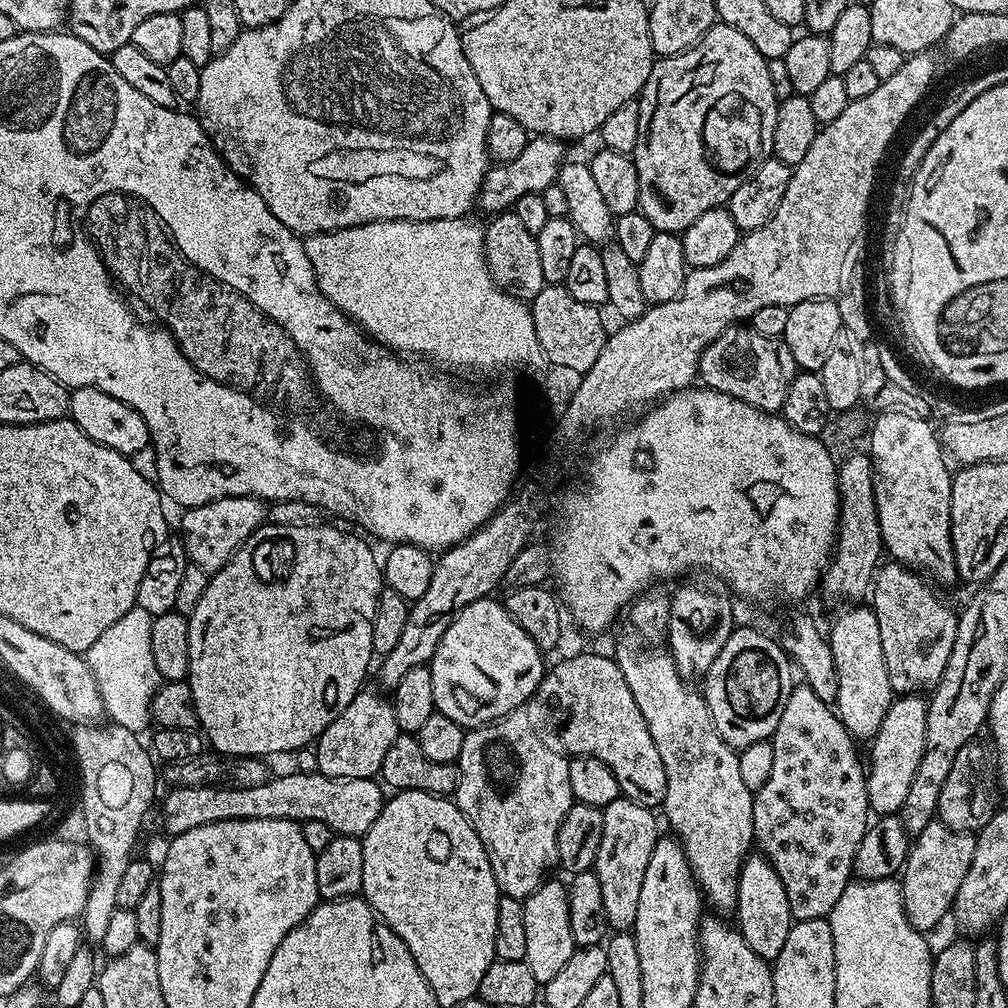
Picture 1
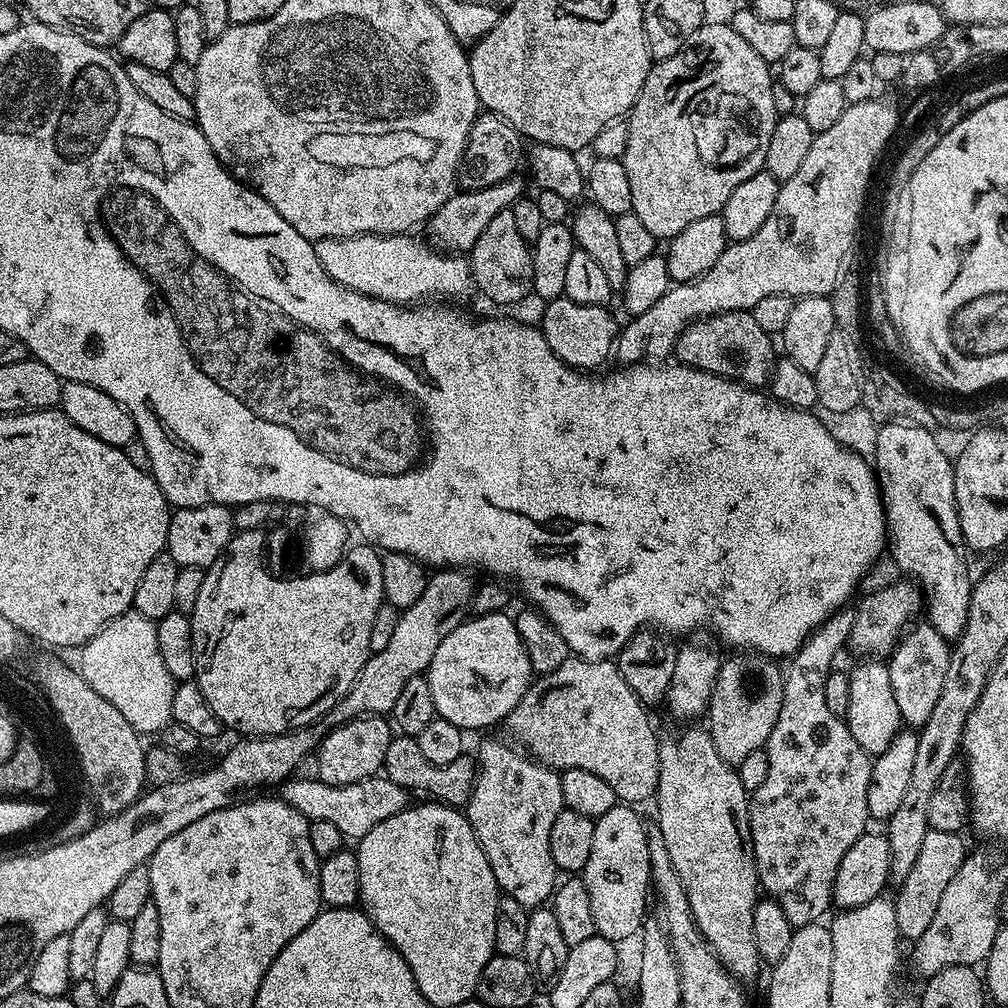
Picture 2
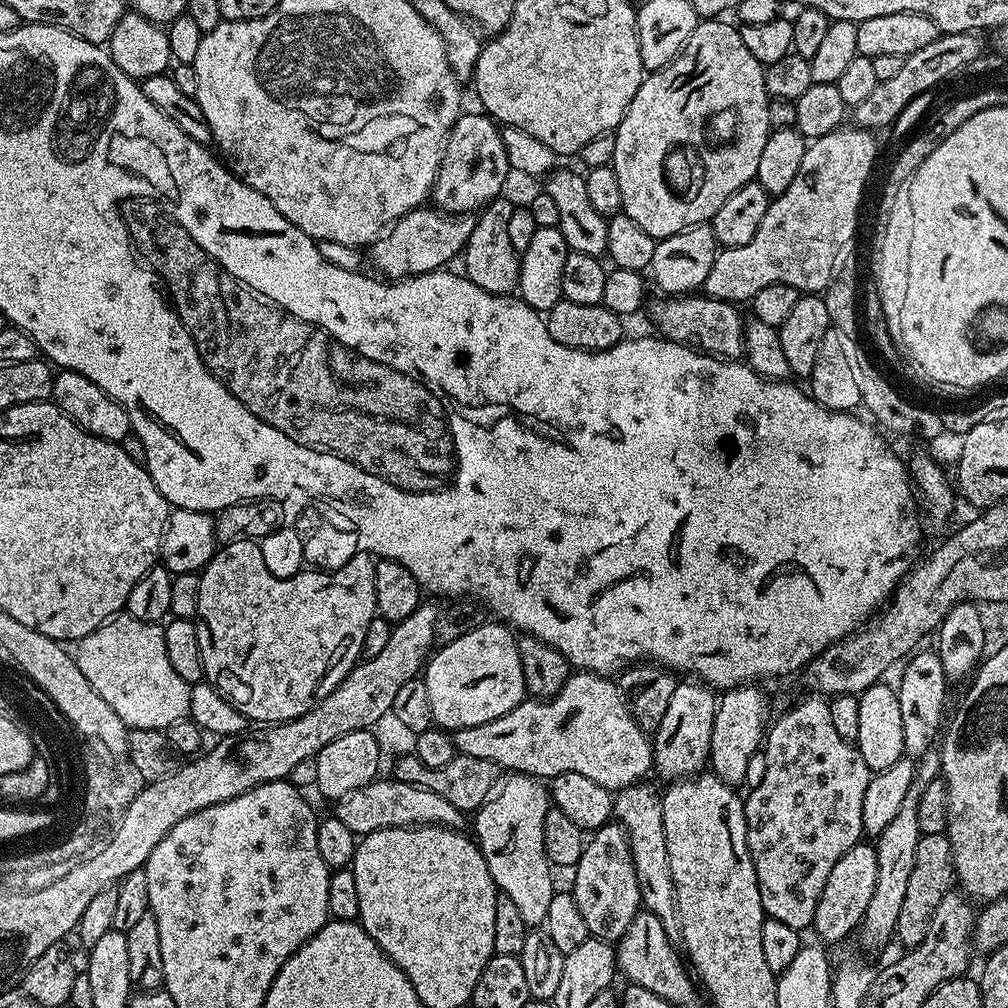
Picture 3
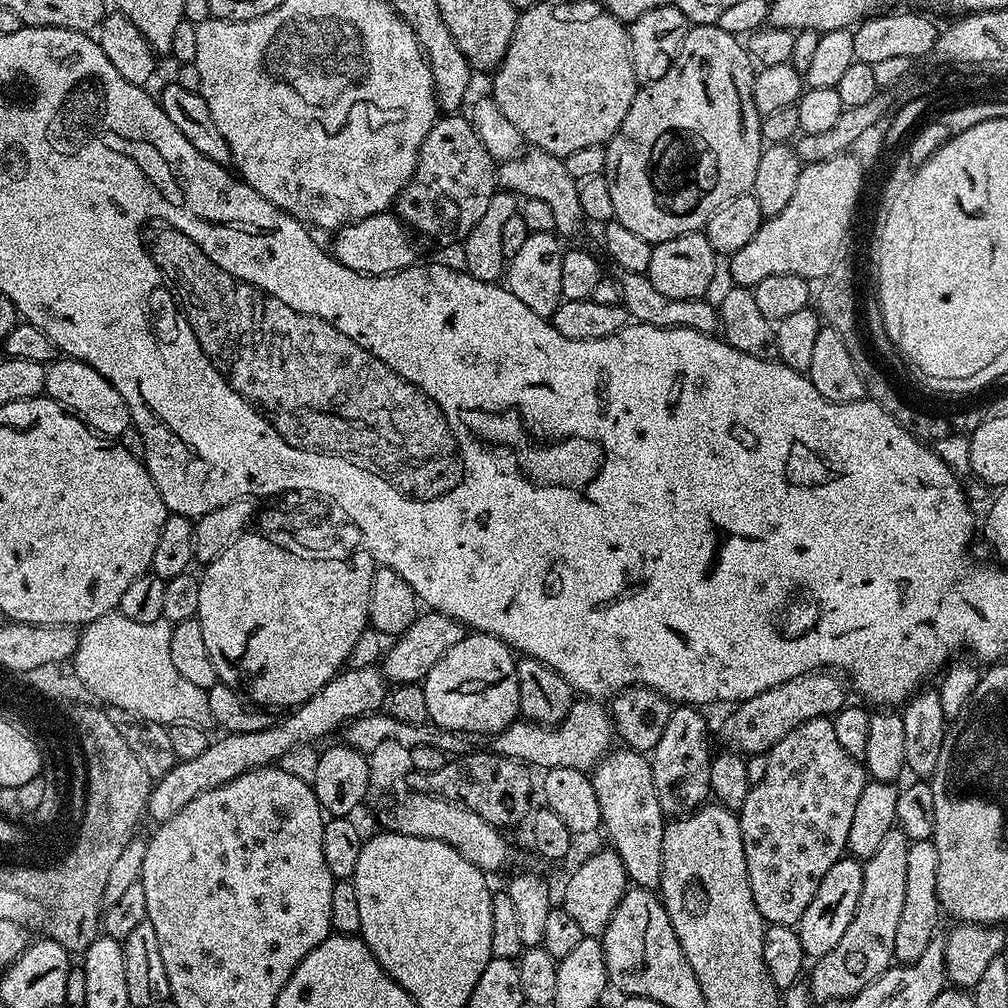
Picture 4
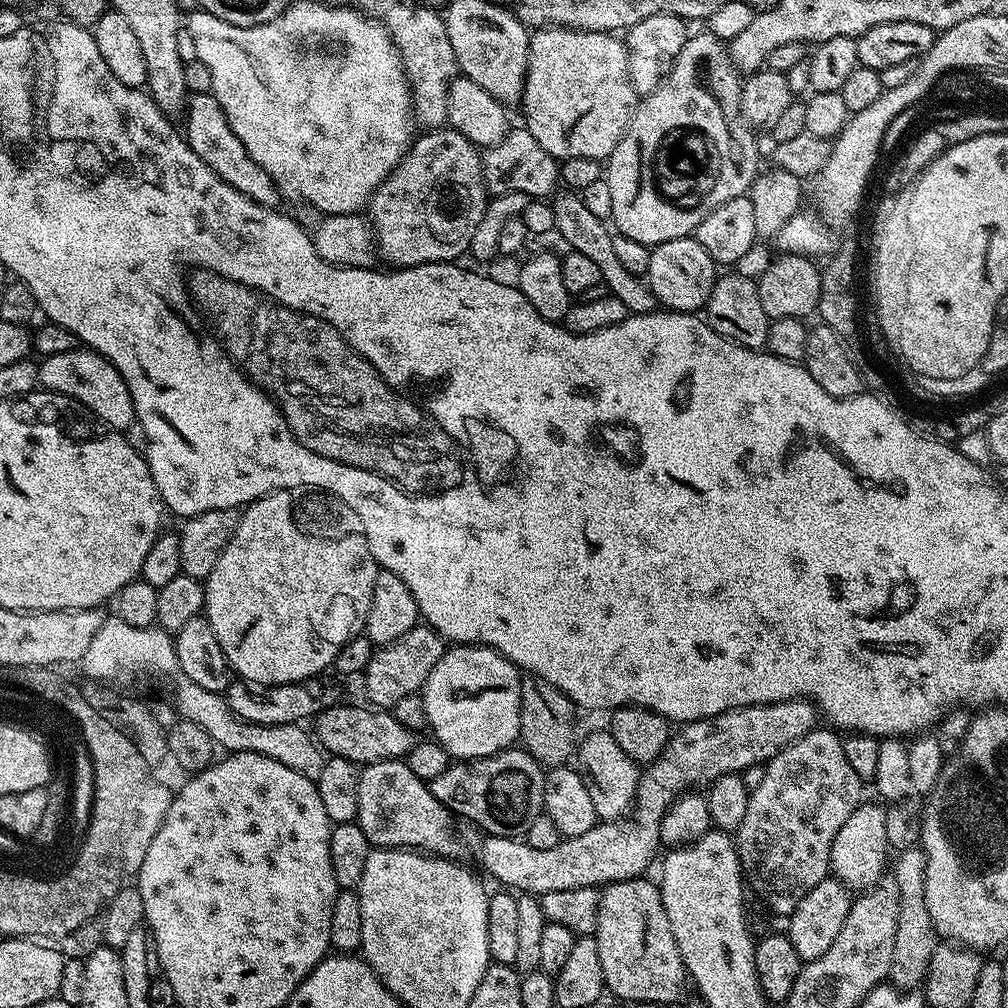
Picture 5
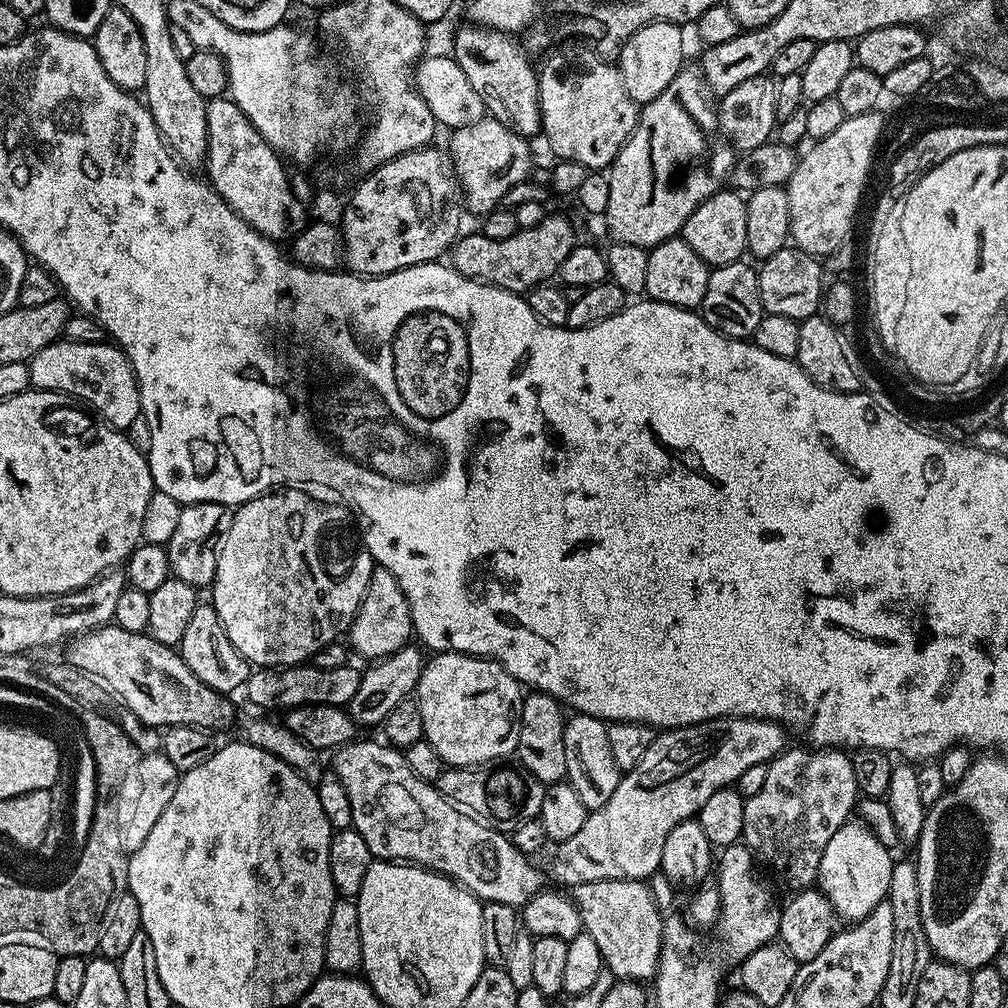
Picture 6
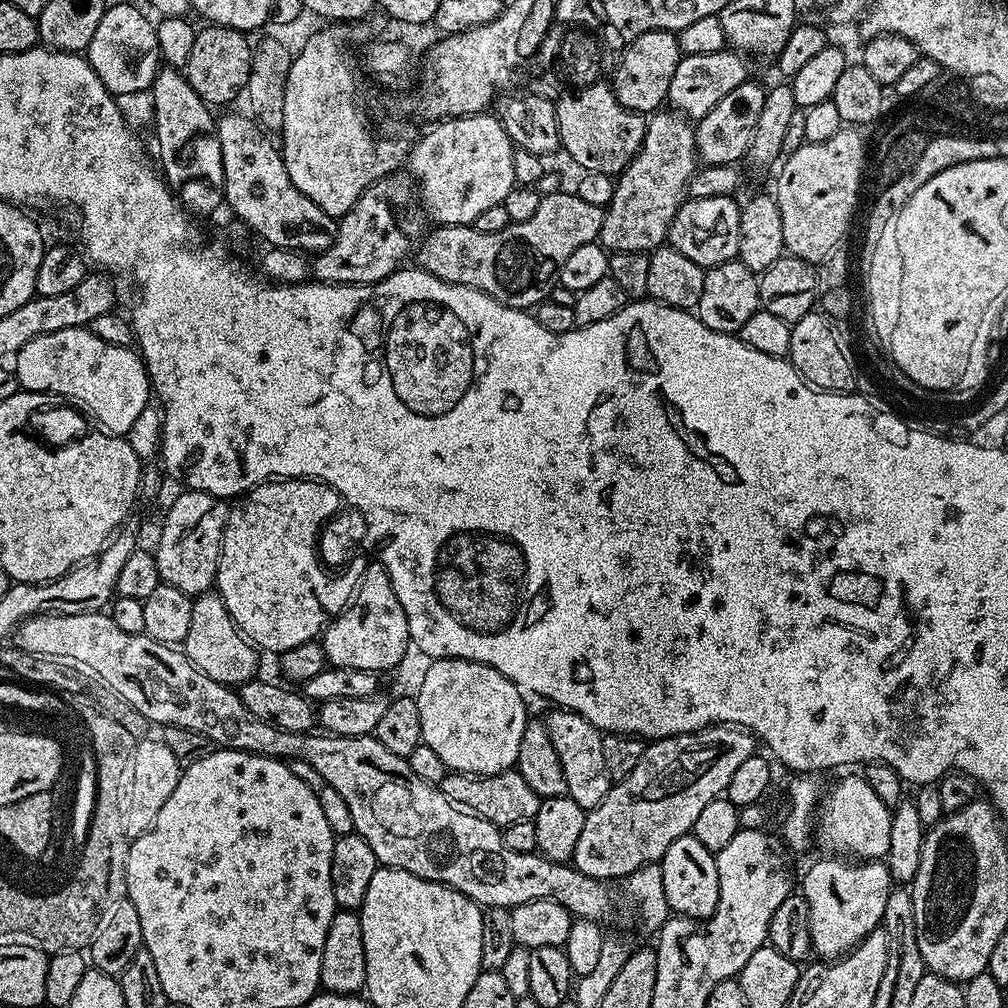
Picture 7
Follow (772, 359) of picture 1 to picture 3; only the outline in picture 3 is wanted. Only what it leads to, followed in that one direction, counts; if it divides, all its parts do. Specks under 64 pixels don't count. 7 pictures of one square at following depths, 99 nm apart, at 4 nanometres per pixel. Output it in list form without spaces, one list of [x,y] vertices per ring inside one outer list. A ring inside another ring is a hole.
[[[685,294],[675,298],[660,298],[649,303],[650,318],[660,324],[663,339],[687,344],[710,356],[721,358],[740,358],[744,356],[745,317],[735,303],[715,300],[707,294]]]

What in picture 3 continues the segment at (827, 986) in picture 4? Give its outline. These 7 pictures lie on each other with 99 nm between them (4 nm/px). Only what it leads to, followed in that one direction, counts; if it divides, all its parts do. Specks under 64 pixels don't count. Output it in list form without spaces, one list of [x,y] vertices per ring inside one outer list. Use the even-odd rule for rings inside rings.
[[[935,747],[926,750],[915,761],[916,773],[910,782],[910,790],[906,790],[906,798],[902,798],[902,806],[880,836],[875,837],[878,854],[878,878],[874,881],[874,895],[870,897],[870,906],[866,906],[866,914],[860,922],[858,937],[868,948],[880,948],[896,935],[898,913],[902,910],[902,901],[906,895],[906,885],[910,874],[914,871],[914,857],[918,851],[918,842],[922,835],[918,826],[918,798],[922,798],[922,790],[930,786],[930,782],[941,779],[940,753]]]

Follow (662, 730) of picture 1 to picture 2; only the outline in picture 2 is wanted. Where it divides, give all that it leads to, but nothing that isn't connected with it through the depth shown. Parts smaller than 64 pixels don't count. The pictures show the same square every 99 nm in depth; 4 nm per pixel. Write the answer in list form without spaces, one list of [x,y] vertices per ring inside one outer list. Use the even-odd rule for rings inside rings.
[[[696,726],[685,727],[688,728],[685,732],[660,740],[660,769],[654,797],[655,823],[662,830],[670,862],[674,862],[678,878],[682,878],[682,886],[686,886],[686,898],[690,898],[690,910],[694,914],[698,930],[714,949],[716,957],[724,963],[724,969],[735,980],[749,982],[762,969],[758,942],[754,942],[754,906],[758,899],[758,877],[748,821],[750,793],[742,786],[739,771],[727,764],[722,754],[718,754],[707,727],[692,727]]]

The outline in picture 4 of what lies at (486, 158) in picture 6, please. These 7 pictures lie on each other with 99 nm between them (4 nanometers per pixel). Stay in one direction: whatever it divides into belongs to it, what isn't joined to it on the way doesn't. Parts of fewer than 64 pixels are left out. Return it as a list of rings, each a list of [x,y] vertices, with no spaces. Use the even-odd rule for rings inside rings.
[[[524,150],[520,156],[499,165],[498,184],[501,189],[515,193],[517,197],[525,200],[538,198],[541,202],[547,202],[550,210],[554,210],[556,232],[561,237],[576,236],[580,227],[585,227],[582,202],[578,202],[580,185],[577,180],[570,178],[567,163],[559,156],[539,150]]]

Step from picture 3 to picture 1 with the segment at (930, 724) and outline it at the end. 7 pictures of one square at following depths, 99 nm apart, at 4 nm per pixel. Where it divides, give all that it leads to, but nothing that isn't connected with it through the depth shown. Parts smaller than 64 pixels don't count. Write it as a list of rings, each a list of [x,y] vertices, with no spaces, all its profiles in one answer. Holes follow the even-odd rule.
[[[888,562],[877,571],[870,607],[878,618],[882,654],[886,658],[886,674],[890,674],[893,693],[931,693],[950,662],[958,616],[935,590],[921,573],[903,564]]]

